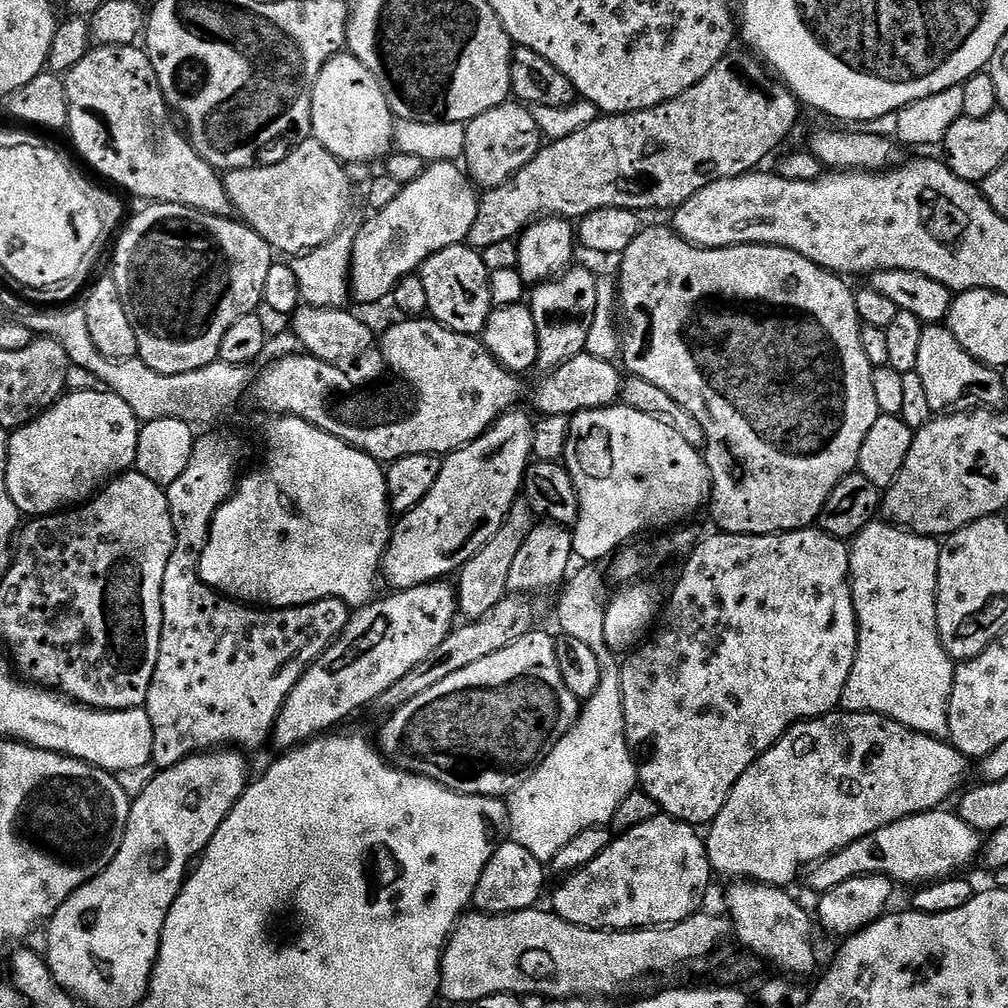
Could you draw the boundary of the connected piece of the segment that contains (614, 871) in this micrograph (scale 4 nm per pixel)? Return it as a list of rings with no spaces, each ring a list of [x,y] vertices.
[[[663,814],[654,817],[634,830],[619,833],[594,862],[565,875],[552,896],[551,911],[558,918],[583,928],[603,928],[614,932],[628,932],[631,928],[658,928],[689,920],[705,907],[708,887],[714,881],[708,846],[695,827]]]

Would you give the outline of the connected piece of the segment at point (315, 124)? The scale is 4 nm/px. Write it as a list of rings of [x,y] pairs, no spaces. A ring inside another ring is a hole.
[[[341,54],[332,56],[326,66],[322,66],[312,91],[312,136],[322,142],[322,146],[326,146],[326,150],[334,154],[337,160],[345,165],[371,165],[372,160],[378,159],[379,156],[387,157],[394,148],[393,132],[396,122],[397,119],[386,102],[386,94],[382,94],[382,86],[378,86],[378,78],[374,78],[374,74],[370,74],[370,70],[366,70],[366,66],[358,62],[358,58]]]

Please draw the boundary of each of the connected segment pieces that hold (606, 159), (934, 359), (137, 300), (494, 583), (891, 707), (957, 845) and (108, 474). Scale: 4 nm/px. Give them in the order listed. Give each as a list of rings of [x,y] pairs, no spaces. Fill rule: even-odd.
[[[735,52],[723,56],[718,62],[718,66],[714,66],[714,70],[710,70],[710,74],[706,74],[706,78],[702,78],[702,82],[698,82],[694,86],[690,86],[690,90],[678,94],[678,98],[667,100],[658,106],[647,108],[641,112],[601,114],[594,122],[590,122],[590,126],[570,134],[570,138],[545,143],[538,155],[530,162],[526,162],[526,166],[522,166],[522,170],[514,173],[510,180],[497,188],[487,189],[479,197],[478,218],[474,218],[474,226],[470,230],[467,243],[477,250],[483,250],[486,246],[494,246],[494,242],[516,240],[533,220],[539,220],[547,215],[562,216],[565,220],[576,222],[579,221],[581,216],[590,214],[594,210],[606,210],[607,208],[628,208],[635,213],[639,213],[640,208],[668,208],[667,210],[675,210],[682,206],[682,202],[686,202],[691,196],[698,194],[698,190],[710,186],[710,182],[718,182],[735,176],[745,176],[747,172],[759,169],[763,165],[760,163],[795,130],[796,119],[800,116],[802,105],[796,99],[796,95],[783,82],[769,75],[765,65],[755,55],[747,54],[748,56],[743,56],[742,53]]]
[[[943,323],[929,324],[922,330],[922,339],[918,341],[918,366],[916,367],[918,378],[922,378],[922,387],[926,389],[926,398],[930,398],[930,406],[933,413],[944,414],[955,406],[959,400],[969,396],[977,400],[980,406],[1000,406],[1004,400],[1004,380],[997,369],[991,368],[989,364],[978,362],[966,350],[962,350],[962,342],[954,338],[954,334]]]
[[[149,203],[128,222],[116,244],[110,275],[118,286],[118,294],[122,294],[130,326],[134,326],[139,360],[146,362],[150,370],[158,370],[158,374],[190,374],[190,370],[210,366],[220,359],[226,330],[238,318],[261,307],[266,273],[274,263],[274,249],[239,219],[206,214],[181,204]]]
[[[527,506],[513,507],[500,529],[476,551],[474,558],[470,558],[464,563],[458,573],[460,581],[455,581],[454,587],[456,589],[456,606],[459,615],[464,616],[465,621],[482,618],[482,614],[490,611],[490,606],[498,606],[498,602],[509,595],[510,565],[514,562],[515,555],[518,554],[518,546],[522,546],[526,534],[533,527],[534,513],[532,509]]]
[[[887,522],[876,523],[865,524],[863,530],[850,540],[848,575],[860,641],[840,708],[845,712],[877,712],[915,732],[944,738],[948,734],[948,703],[956,664],[946,654],[938,634],[936,587],[940,544],[931,536],[919,536]]]
[[[933,810],[931,812],[919,812],[913,816],[902,818],[898,822],[890,822],[890,826],[882,826],[882,830],[874,830],[866,838],[858,838],[858,842],[850,842],[842,850],[835,852],[833,856],[828,856],[811,865],[808,876],[808,884],[816,891],[816,894],[829,892],[834,886],[846,882],[855,876],[889,876],[897,885],[912,884],[911,886],[923,886],[929,882],[935,882],[951,877],[964,866],[977,859],[982,850],[981,833],[975,832],[955,811],[944,812],[945,810]]]
[[[69,391],[38,418],[23,424],[9,435],[6,486],[14,506],[18,506],[25,517],[50,516],[53,512],[65,511],[69,506],[79,506],[93,499],[109,480],[135,465],[142,421],[134,414],[134,410],[130,410],[127,402],[118,398],[118,394],[99,391]]]

